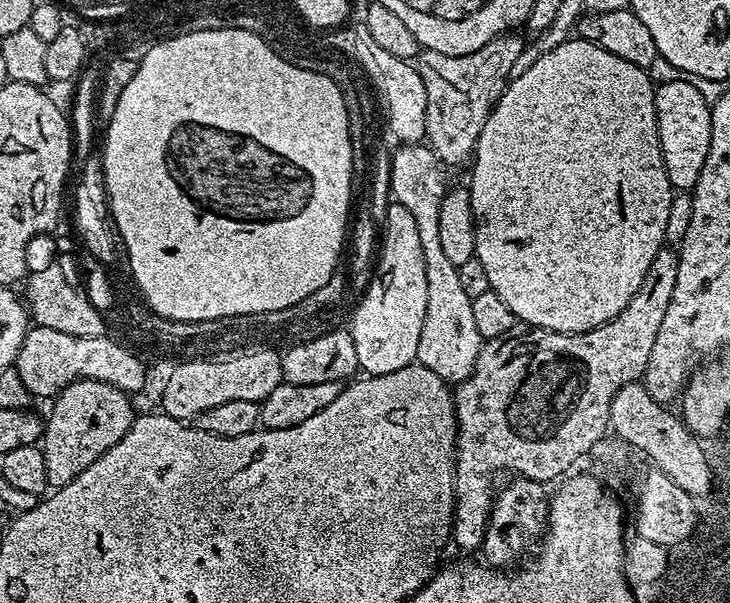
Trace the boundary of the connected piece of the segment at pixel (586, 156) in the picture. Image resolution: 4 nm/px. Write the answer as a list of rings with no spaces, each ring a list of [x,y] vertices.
[[[579,38],[565,39],[564,43],[550,50],[550,54],[542,54],[542,58],[538,58],[530,70],[515,73],[497,95],[486,118],[486,126],[482,126],[482,134],[478,134],[476,150],[470,160],[472,184],[467,185],[467,190],[476,223],[474,258],[482,262],[486,278],[490,278],[490,291],[498,294],[498,298],[510,306],[521,325],[555,332],[594,330],[622,314],[622,310],[626,310],[626,302],[638,294],[638,286],[642,286],[650,270],[650,262],[654,262],[660,249],[665,247],[664,235],[668,232],[674,195],[670,178],[666,178],[666,166],[662,162],[655,97],[656,88],[645,69],[639,68],[634,62],[626,62],[626,58],[618,58],[618,54],[610,54],[610,50],[602,50],[602,46]]]

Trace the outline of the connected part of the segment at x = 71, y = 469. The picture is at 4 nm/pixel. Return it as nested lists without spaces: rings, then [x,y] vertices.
[[[76,380],[51,401],[52,413],[46,416],[42,451],[46,458],[46,478],[53,489],[74,482],[90,462],[98,462],[114,442],[123,438],[134,419],[132,400],[129,393],[106,382]]]

